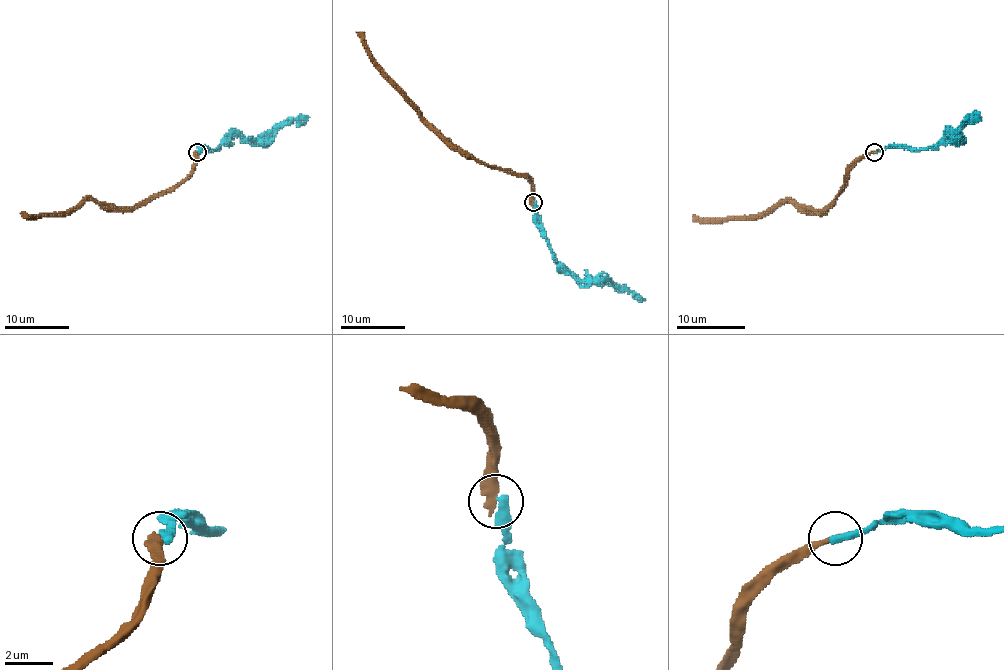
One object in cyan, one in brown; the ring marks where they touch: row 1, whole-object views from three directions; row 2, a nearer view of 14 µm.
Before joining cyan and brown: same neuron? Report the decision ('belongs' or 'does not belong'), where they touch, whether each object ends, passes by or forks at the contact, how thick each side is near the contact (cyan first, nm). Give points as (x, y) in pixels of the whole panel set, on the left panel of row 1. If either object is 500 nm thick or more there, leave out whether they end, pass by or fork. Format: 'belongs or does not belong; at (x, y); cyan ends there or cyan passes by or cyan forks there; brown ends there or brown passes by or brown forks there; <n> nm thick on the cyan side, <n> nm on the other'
does not belong; at (197, 152); cyan ends there; brown ends there; 400 nm thick on the cyan side, 360 nm on the other

